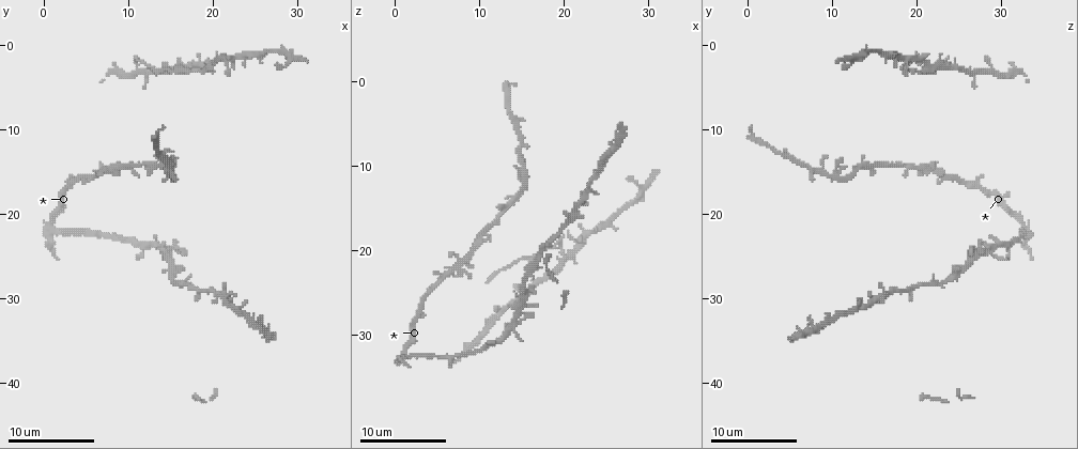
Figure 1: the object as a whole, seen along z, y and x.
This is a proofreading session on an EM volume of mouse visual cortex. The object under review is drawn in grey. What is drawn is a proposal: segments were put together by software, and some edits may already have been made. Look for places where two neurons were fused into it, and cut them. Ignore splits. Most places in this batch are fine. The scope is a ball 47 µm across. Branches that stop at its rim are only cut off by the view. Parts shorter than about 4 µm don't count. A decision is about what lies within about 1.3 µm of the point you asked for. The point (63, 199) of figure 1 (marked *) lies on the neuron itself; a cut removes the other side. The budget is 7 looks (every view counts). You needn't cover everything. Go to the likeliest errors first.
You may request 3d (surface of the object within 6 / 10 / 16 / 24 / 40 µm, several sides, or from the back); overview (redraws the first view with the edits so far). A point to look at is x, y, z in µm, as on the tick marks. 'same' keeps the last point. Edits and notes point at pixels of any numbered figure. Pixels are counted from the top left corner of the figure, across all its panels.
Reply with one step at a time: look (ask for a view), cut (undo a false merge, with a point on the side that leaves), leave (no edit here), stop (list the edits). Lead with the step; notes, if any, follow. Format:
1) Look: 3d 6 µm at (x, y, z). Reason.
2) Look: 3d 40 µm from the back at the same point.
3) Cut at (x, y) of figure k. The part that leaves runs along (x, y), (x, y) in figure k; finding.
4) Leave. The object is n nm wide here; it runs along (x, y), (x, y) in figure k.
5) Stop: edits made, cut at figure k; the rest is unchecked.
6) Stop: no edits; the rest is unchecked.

Look: 3d 10 µm at (12.4, 3.2, 27.4). Three arms meet.

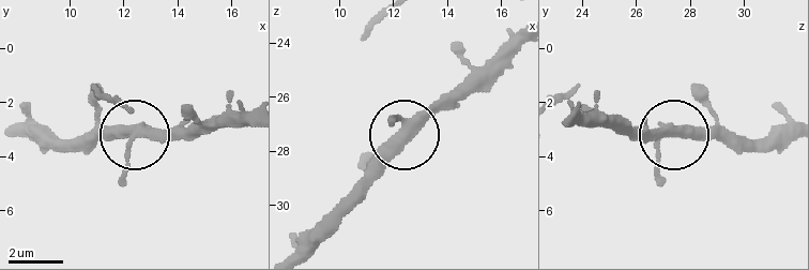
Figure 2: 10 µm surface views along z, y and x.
Leave. The side arm is 9 µm long; 3 arms meet here; all the same neuron.

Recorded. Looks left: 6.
Look: 3d 10 µm at (16.8, 28.0, 21.4). Calibre changes.

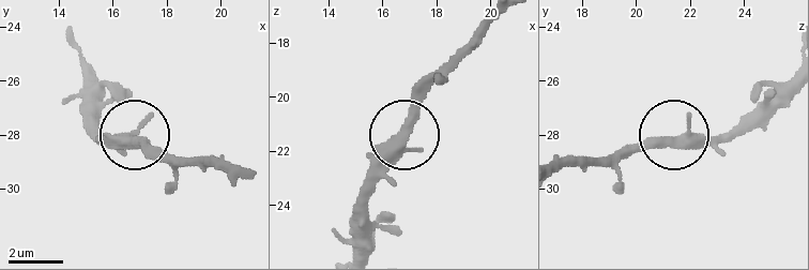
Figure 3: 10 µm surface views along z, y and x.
Leave. Continuous, no second neuron.

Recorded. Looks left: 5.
Look: 3d 10 µm at (8.4, 14.4, 21.2). Three-way junction.

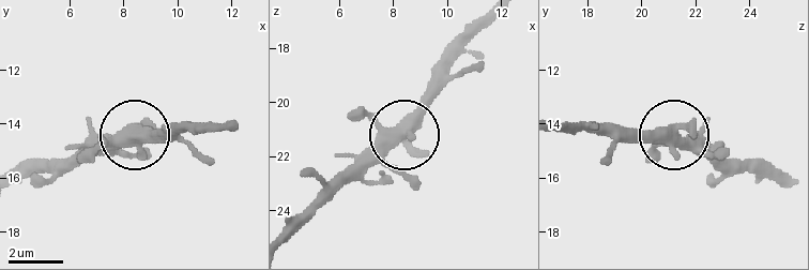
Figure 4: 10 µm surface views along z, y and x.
Leave. The side arm is 28 µm long; it runs along (288, 239), (398, 143), (412, 115), (444, 83) in figure 4; all the same neuron.

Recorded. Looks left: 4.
Look: 3d 16 µm at (14.8, 15.4, 9.6). Two arms in line, one across.

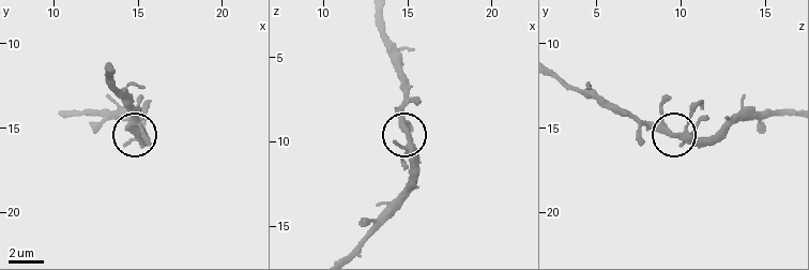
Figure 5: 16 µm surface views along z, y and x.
Leave. 3 arms meet here; it runs along (353, 249), (407, 184), (409, 141), (405, 95) in figure 5; continuous, no second neuron.

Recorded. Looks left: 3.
Stop: no edits; the rest is unchecked.

